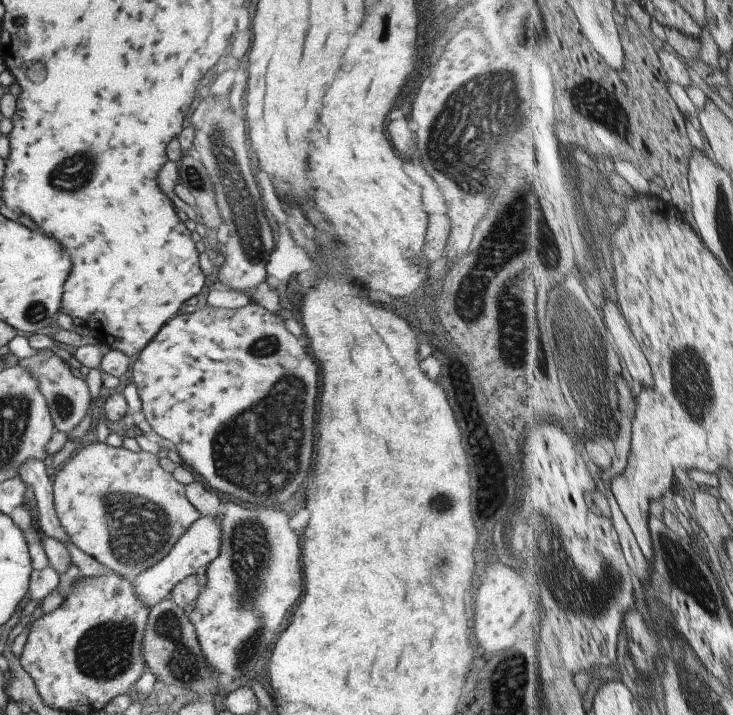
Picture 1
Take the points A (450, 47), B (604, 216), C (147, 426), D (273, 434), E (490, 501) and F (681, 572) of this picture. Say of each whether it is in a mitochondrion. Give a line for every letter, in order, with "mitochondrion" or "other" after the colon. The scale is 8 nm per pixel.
A: other
B: other
C: other
D: mitochondrion
E: other
F: mitochondrion

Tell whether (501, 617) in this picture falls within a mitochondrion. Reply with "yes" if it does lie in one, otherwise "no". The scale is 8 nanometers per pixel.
no

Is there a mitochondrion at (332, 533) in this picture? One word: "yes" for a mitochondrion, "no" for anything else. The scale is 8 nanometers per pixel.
no

